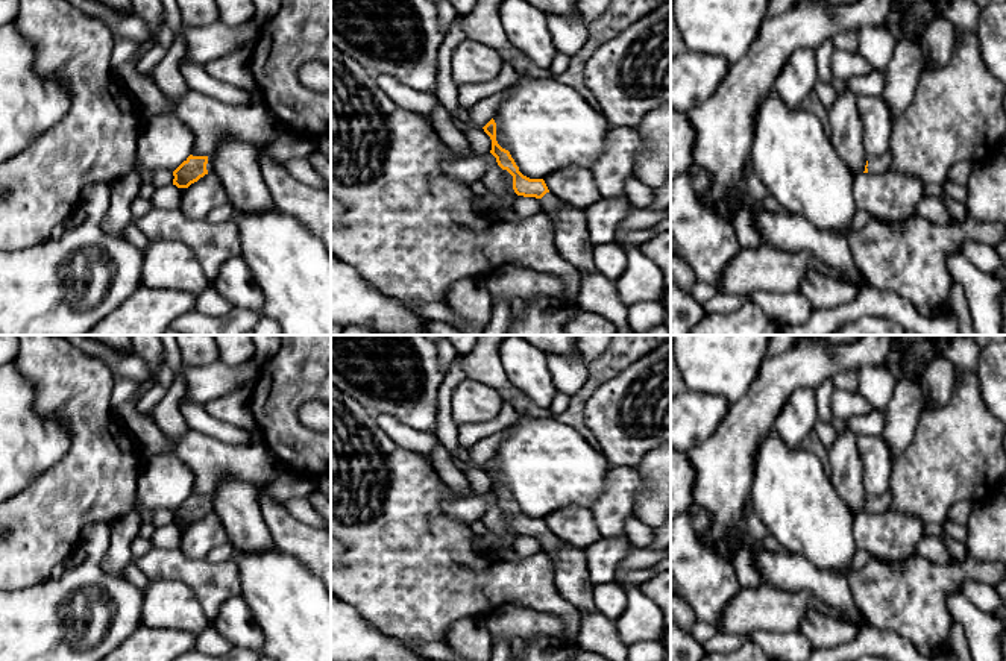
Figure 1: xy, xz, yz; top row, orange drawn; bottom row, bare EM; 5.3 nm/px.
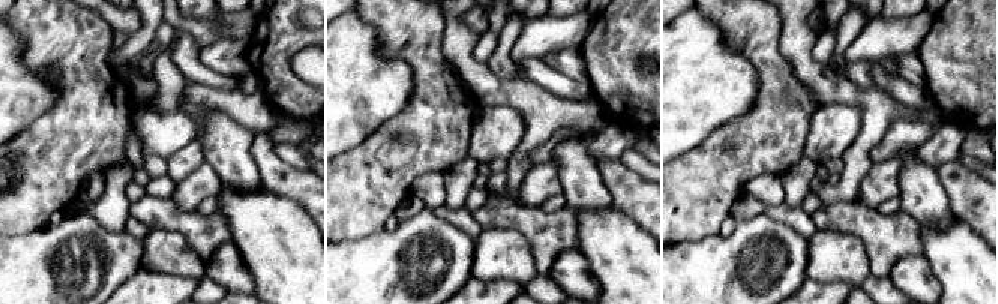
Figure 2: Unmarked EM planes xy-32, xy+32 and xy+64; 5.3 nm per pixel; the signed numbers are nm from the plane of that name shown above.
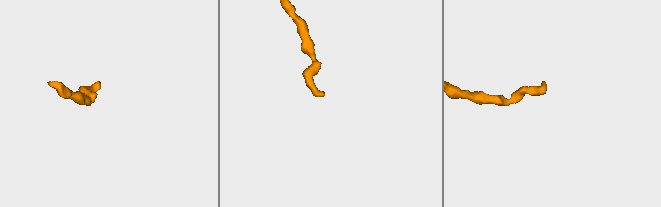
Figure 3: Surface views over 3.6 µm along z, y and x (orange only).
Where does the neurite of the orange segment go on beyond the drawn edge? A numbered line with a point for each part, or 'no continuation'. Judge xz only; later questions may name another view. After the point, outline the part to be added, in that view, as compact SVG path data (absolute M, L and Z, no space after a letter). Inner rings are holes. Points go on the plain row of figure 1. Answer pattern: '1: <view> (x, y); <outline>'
1: xz (550, 543); M551 531L540 538L540 543L546 553L557 552L563 544Z

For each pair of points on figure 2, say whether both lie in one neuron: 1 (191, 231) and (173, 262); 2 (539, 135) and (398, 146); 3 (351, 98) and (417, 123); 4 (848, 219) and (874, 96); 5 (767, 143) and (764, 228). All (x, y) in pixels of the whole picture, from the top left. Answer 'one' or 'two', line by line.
1: two
2: two
3: two
4: two
5: two

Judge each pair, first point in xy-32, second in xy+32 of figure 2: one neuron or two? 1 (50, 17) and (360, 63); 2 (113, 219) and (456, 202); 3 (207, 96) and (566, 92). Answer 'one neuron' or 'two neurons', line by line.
1: two neurons
2: one neuron
3: two neurons

